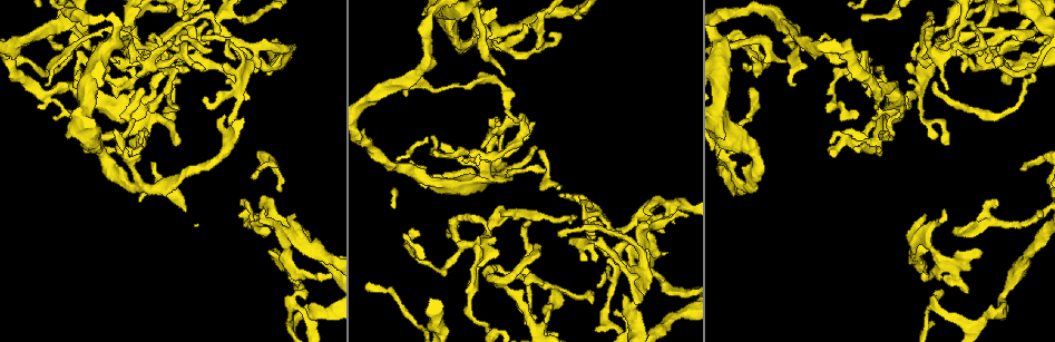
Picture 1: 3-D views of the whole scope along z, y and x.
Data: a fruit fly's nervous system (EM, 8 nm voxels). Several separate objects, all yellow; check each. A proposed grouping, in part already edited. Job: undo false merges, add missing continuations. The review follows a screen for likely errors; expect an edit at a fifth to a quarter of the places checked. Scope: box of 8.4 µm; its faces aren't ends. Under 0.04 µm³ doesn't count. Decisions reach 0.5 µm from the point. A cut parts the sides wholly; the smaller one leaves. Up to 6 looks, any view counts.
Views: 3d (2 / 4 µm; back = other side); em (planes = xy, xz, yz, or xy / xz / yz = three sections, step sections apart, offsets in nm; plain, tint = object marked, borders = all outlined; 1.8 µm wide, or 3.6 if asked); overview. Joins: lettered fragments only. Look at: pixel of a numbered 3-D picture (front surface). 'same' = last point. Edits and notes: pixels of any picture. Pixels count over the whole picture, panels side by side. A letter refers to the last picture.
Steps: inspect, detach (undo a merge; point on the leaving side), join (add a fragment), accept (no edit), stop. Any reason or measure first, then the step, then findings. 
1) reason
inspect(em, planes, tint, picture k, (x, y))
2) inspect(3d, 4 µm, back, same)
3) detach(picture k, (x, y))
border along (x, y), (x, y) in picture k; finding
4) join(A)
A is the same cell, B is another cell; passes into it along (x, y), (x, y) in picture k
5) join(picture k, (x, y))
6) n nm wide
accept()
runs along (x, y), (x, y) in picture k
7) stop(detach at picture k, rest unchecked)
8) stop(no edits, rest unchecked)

sharp bend
inspect(3d, 4 µm, picture 1, (602, 314))

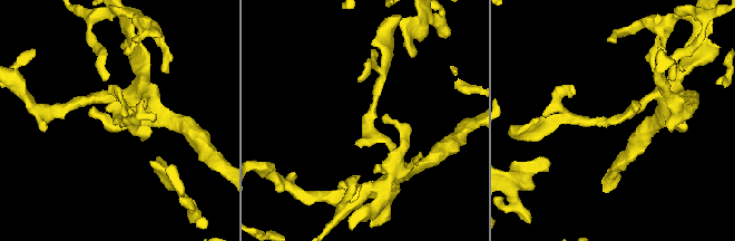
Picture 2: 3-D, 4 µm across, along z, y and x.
shape alone is not enough
inspect(em, xz, step 8, tint, picture 2, (116, 121))

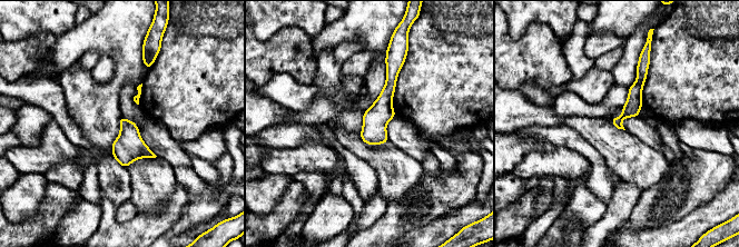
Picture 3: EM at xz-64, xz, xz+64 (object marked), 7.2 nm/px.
cut it another way
inspect(em, xy, step 4, borders, same)

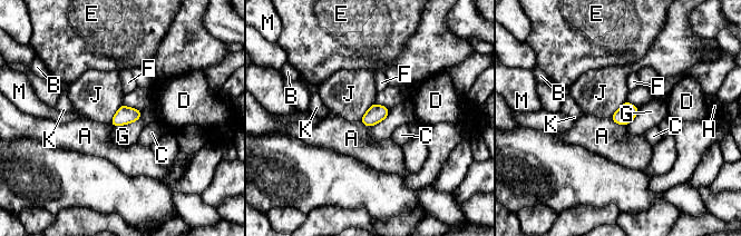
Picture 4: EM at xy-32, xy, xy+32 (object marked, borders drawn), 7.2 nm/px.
accept()
A, B, C, D, E, F, G, H, J, K and M are other cells; one neuron here

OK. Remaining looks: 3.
thin end
inspect(3d, 4 µm, back, picture 1, (294, 44))

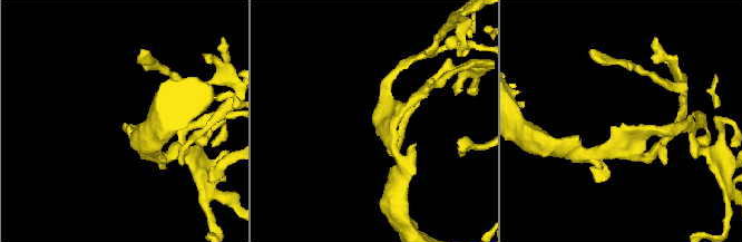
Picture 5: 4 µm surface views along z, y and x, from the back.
inspect(em, planes, borders, picture 5, (374, 124))

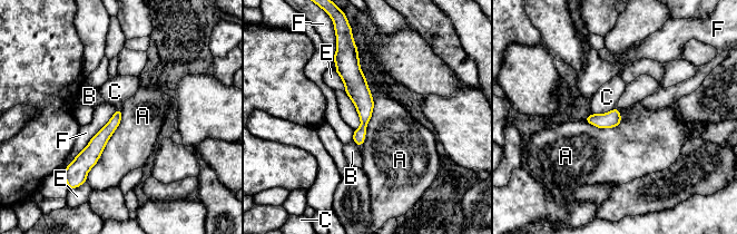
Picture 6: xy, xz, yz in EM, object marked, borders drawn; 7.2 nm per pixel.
accept()
A, B, C, E and F are other cells; runs along (351, 54), (351, 75), (363, 100), (360, 142) in picture 6; no lettered fragment goes on from it

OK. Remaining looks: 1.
stop(no edits, rest unchecked)

